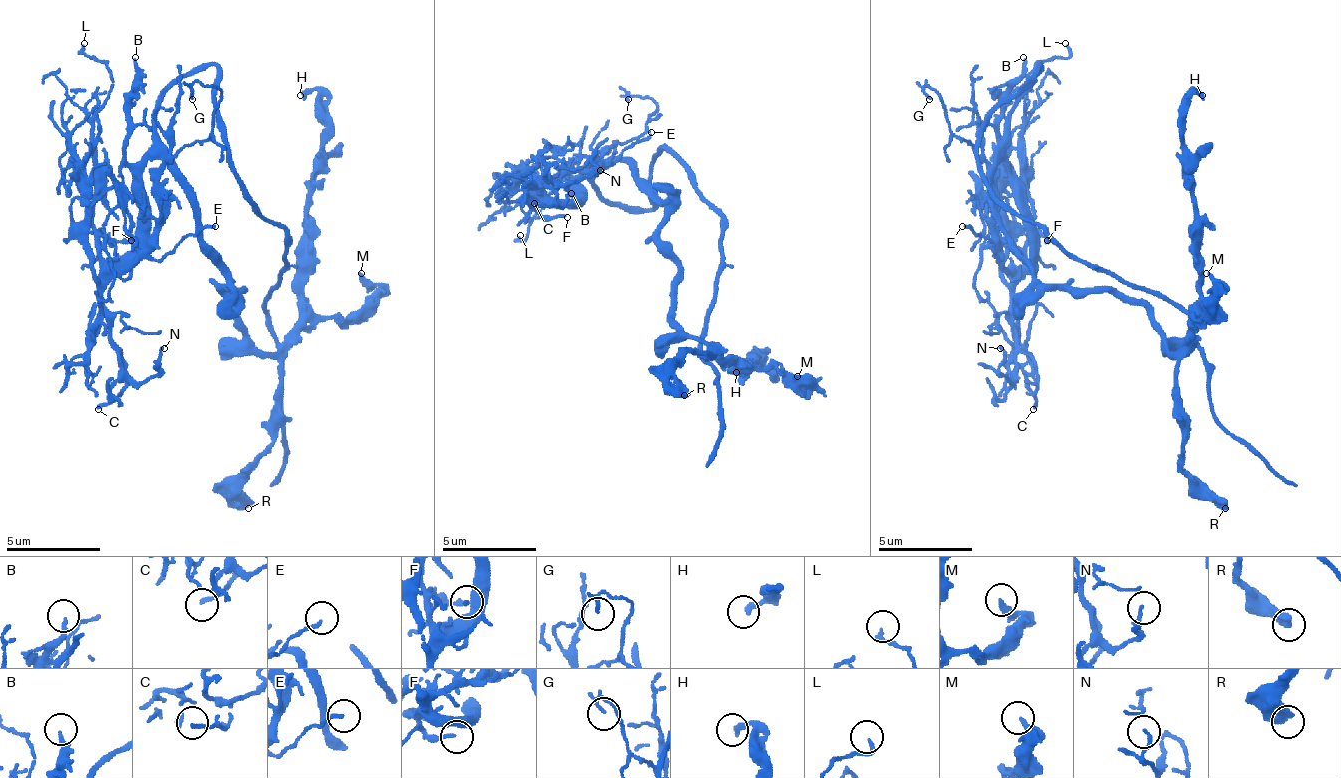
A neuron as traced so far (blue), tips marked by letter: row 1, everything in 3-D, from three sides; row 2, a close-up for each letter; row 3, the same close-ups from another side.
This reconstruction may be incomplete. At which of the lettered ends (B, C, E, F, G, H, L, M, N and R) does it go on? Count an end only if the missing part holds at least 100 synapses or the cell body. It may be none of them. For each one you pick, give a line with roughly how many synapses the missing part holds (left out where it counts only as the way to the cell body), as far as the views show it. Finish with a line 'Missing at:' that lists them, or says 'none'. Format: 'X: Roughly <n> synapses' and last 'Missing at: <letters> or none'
Missing at: none

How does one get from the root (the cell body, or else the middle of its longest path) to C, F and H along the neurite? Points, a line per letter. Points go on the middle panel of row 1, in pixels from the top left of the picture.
C: (661, 207), (637, 174), (614, 156), (604, 165), (562, 170), (548, 184), (539, 184), (562, 207), (534, 203)
F: (661, 207), (637, 174), (614, 156), (604, 165), (581, 165), (553, 179), (534, 198), (543, 217), (567, 217)
H: (661, 207), (665, 212), (661, 249), (680, 268), (675, 320), (736, 367), (745, 367), (759, 353), (736, 372)

